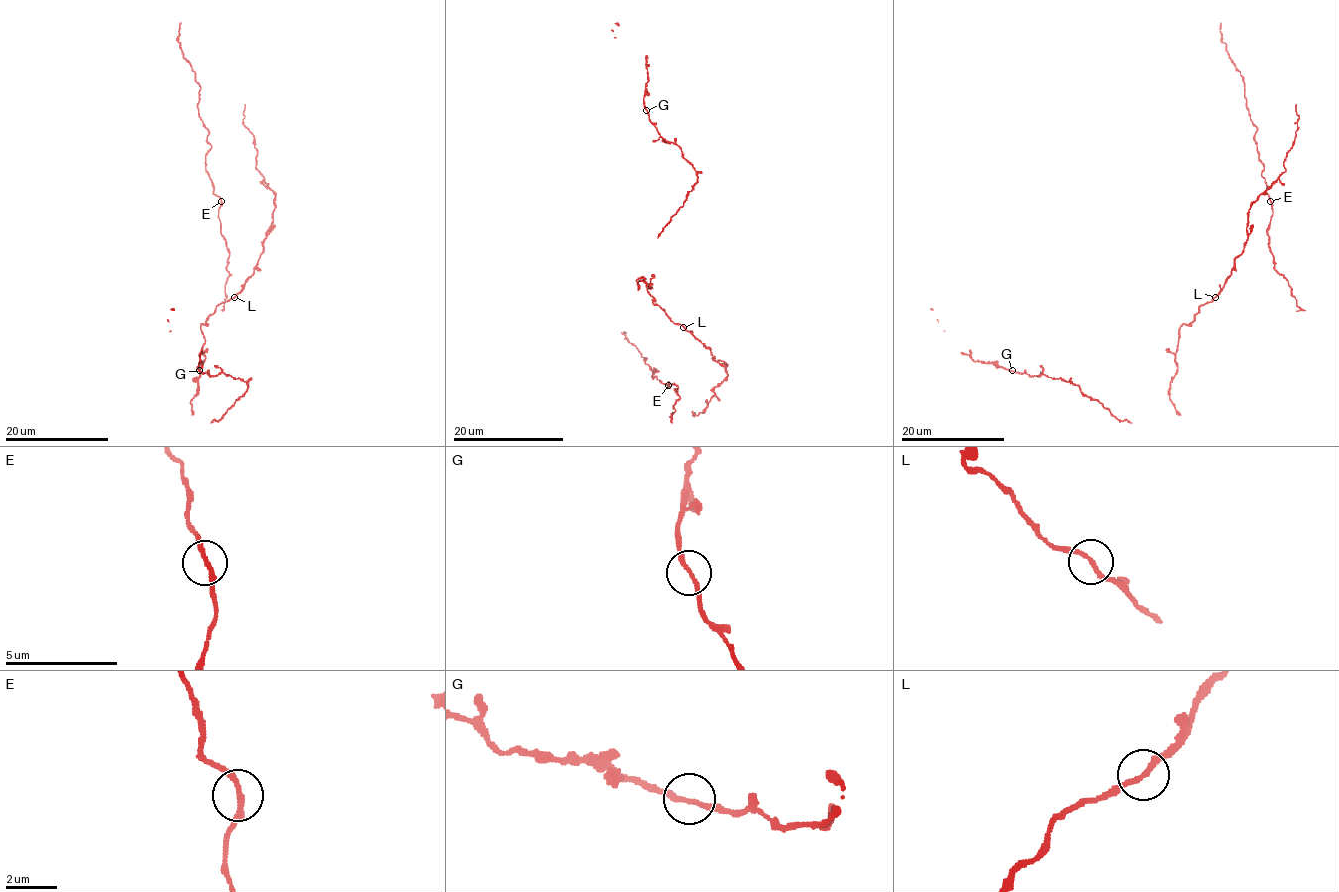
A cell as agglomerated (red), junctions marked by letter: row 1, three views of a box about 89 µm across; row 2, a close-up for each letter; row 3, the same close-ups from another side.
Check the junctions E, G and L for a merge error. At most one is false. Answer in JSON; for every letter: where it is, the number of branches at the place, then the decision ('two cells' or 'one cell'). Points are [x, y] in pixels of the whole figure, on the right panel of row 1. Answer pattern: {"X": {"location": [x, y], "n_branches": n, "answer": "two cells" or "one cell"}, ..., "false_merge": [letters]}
{"E": {"location": [1270, 201], "n_branches": 2, "answer": "one cell"}, "G": {"location": [1012, 370], "n_branches": 2, "answer": "one cell"}, "L": {"location": [1215, 297], "n_branches": 2, "answer": "one cell"}, "false_merge": []}

